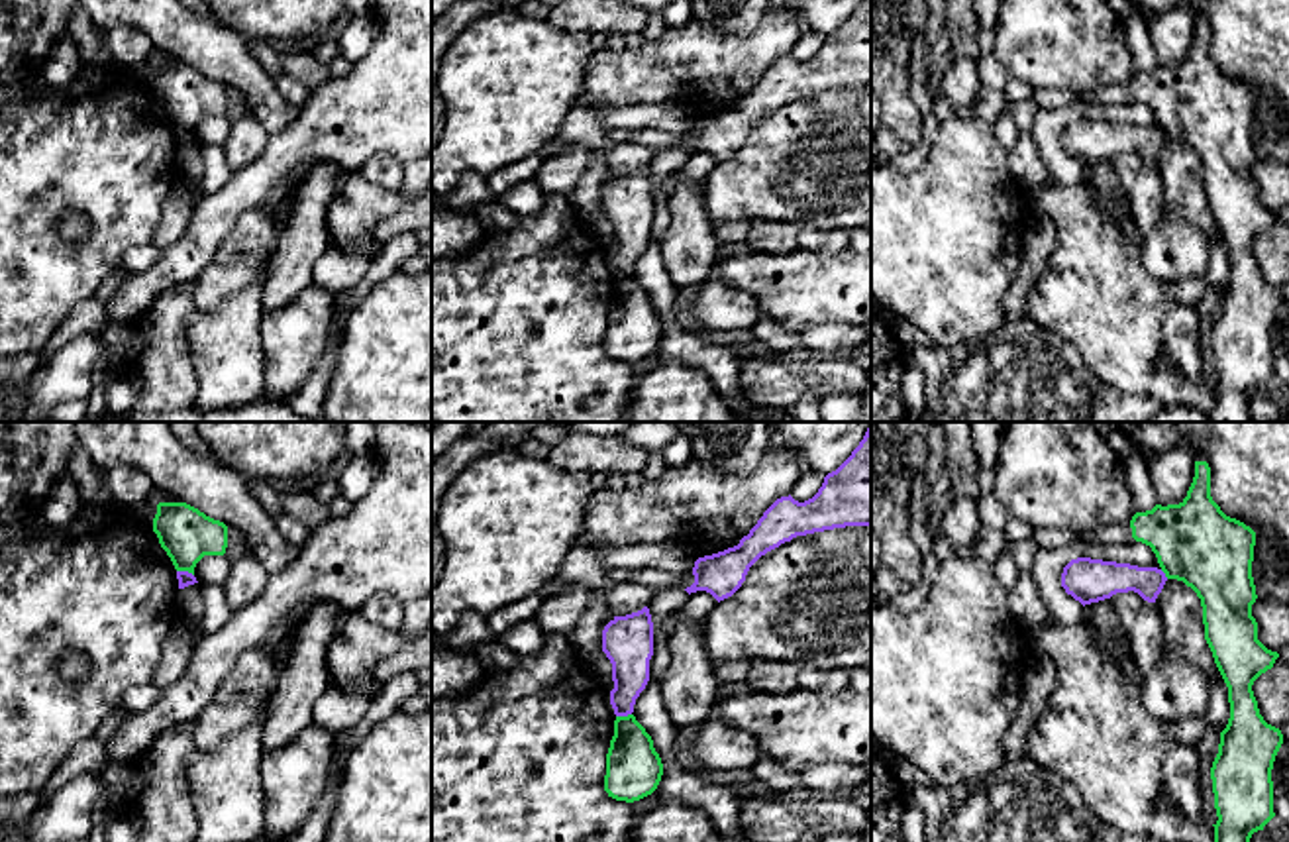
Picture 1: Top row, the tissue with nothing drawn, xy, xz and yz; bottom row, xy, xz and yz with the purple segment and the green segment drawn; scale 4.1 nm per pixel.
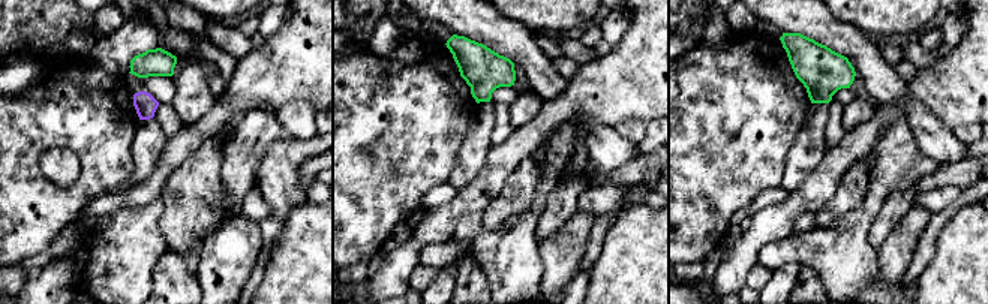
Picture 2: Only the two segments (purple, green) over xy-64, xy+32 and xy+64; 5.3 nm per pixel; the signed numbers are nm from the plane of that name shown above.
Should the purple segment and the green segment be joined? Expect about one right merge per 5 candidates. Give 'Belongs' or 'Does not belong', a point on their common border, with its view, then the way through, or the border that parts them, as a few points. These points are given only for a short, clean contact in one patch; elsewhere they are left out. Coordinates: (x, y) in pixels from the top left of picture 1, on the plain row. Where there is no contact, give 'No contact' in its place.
Does not belong. Touches purple at xy (185, 132). Boundary: xy (177, 130), (187, 130), (193, 136)

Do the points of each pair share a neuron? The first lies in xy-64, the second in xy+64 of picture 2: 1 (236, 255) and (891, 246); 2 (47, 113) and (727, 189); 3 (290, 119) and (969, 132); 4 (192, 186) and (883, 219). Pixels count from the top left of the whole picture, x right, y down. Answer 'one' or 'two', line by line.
1: one
2: one
3: one
4: two

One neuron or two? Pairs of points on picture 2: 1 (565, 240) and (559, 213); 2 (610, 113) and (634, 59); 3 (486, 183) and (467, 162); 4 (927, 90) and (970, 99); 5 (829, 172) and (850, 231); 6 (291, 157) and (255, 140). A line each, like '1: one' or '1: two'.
1: two
2: one
3: two
4: one
5: two
6: two

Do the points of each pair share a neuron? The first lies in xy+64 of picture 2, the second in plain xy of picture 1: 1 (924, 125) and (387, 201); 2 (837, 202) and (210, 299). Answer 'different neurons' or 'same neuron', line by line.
1: same neuron
2: same neuron

